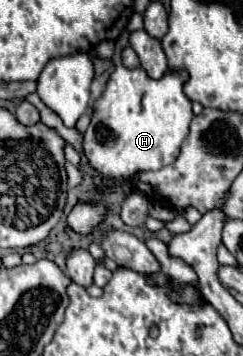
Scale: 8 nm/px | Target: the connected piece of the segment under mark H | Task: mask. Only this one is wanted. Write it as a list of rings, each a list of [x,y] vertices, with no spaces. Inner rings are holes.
[[[125,29],[115,42],[116,71],[106,91],[94,101],[94,117],[84,133],[84,155],[104,175],[104,181],[128,179],[138,171],[156,171],[174,163],[194,117],[192,101],[184,93],[184,85],[188,83],[184,69],[168,69],[162,79],[150,79],[142,67],[130,71],[122,65],[121,52],[128,45],[129,35]],[[108,131],[114,135],[108,135]]]

